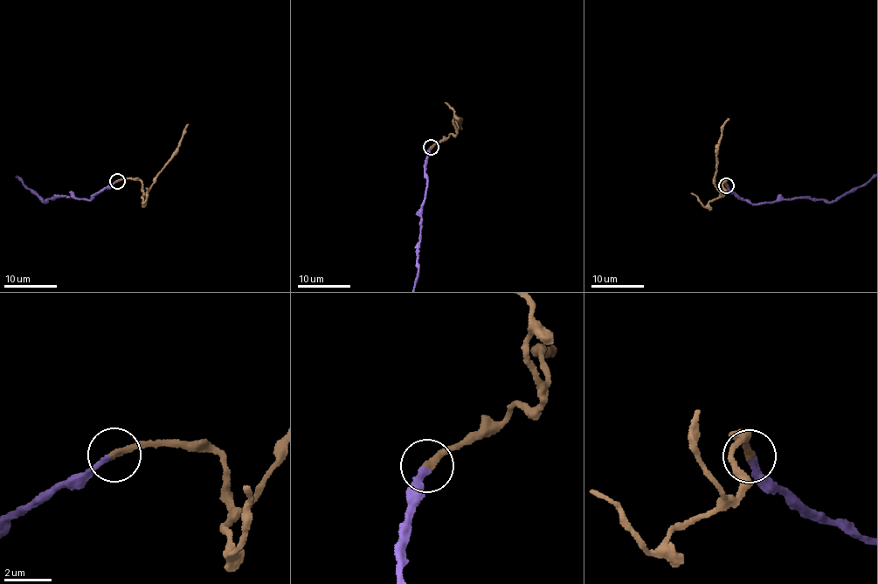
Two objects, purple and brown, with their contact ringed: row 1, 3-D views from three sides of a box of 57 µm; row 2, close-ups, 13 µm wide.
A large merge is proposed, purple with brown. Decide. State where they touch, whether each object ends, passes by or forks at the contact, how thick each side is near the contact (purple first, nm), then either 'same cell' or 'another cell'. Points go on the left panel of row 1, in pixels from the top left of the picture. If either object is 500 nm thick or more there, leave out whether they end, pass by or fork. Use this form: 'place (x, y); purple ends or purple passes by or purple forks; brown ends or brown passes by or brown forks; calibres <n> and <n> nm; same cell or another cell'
place (117, 181); purple ends; brown ends; calibres 240 and 280 nm; same cell

